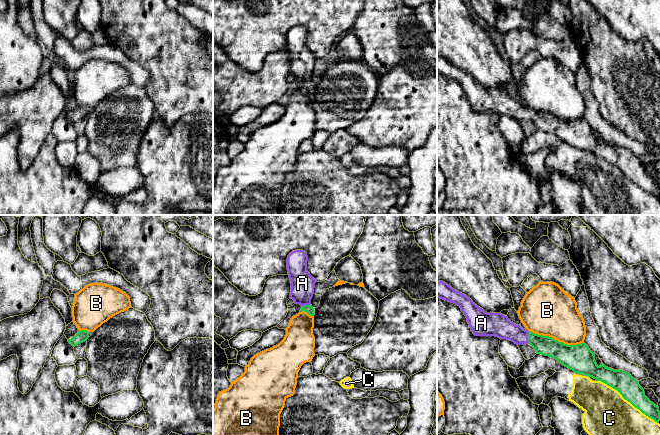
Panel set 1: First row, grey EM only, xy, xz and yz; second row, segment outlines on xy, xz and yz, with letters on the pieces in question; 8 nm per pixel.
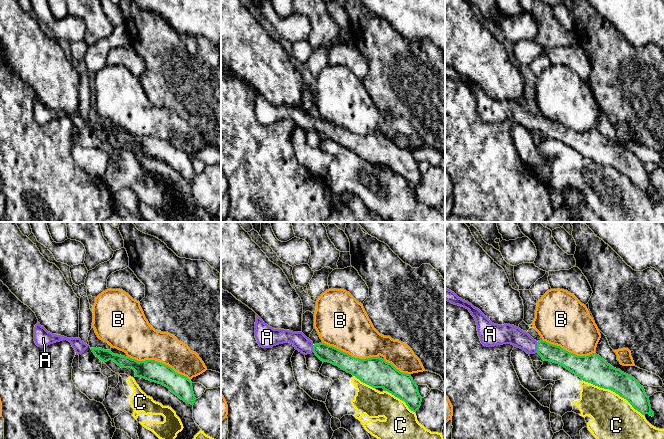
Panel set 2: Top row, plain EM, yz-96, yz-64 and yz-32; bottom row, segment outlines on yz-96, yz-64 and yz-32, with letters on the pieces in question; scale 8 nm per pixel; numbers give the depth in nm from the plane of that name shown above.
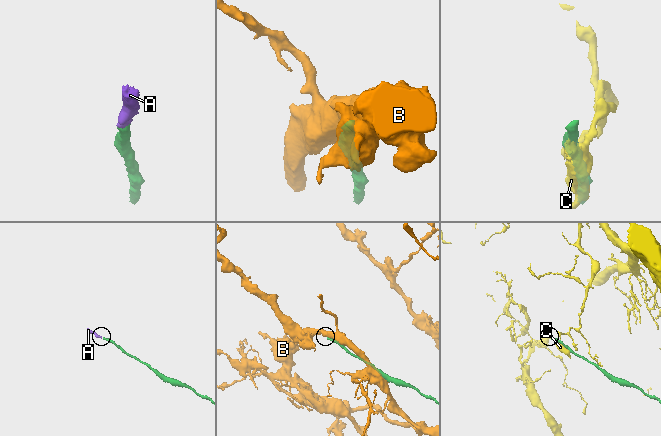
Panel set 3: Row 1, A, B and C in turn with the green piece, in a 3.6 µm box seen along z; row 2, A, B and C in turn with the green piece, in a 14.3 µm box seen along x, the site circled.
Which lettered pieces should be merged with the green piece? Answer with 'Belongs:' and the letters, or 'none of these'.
Belongs: A

